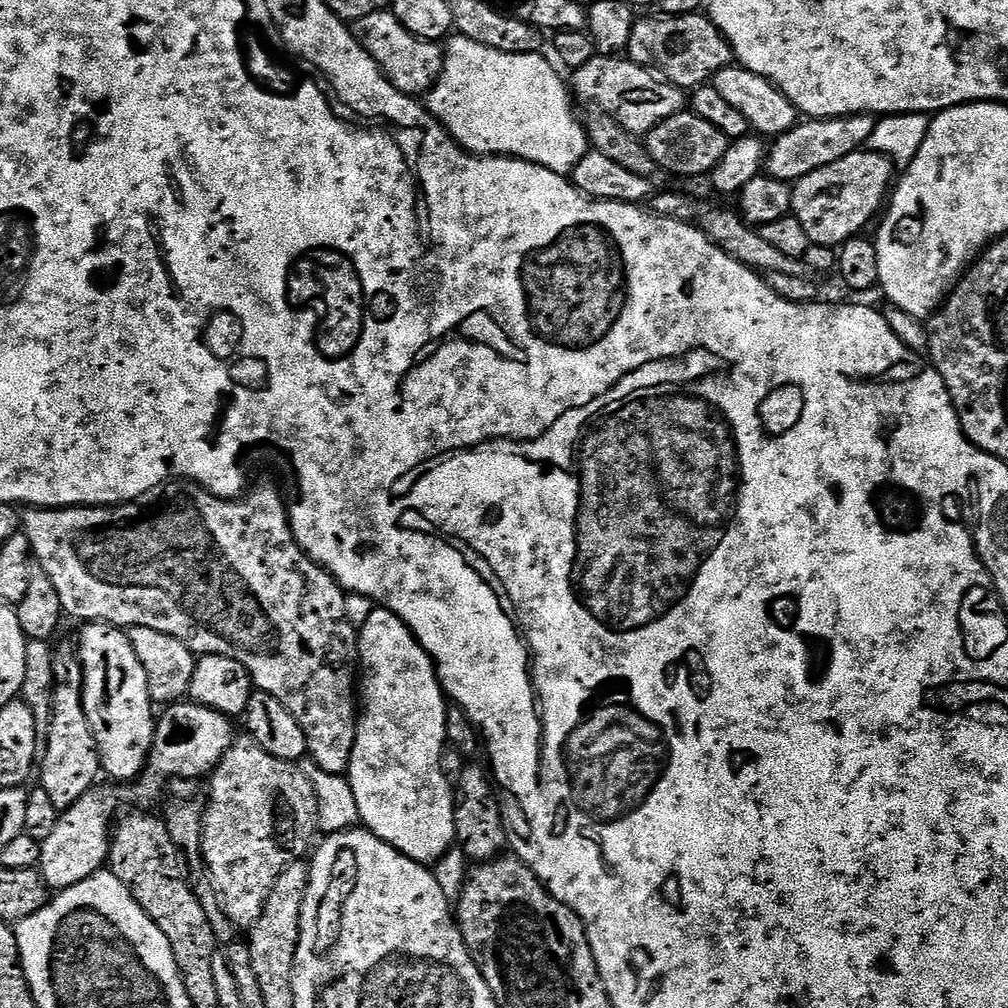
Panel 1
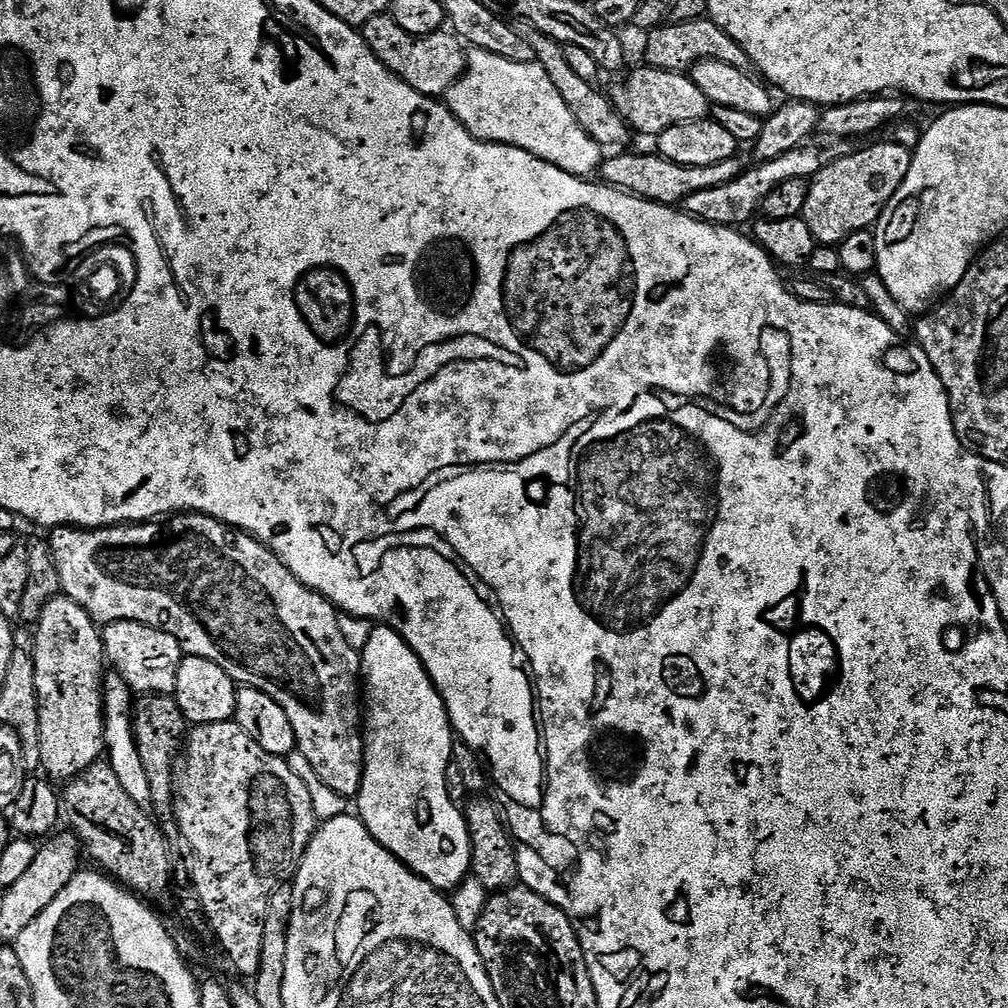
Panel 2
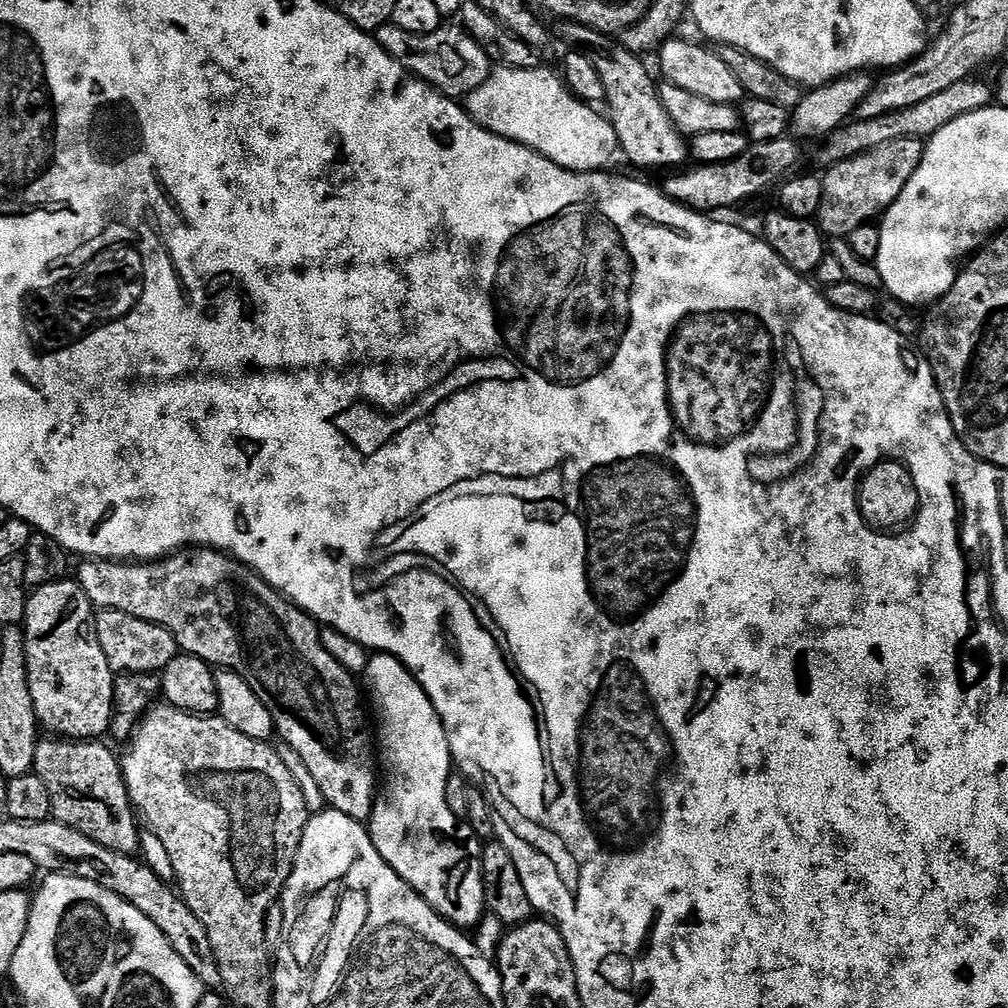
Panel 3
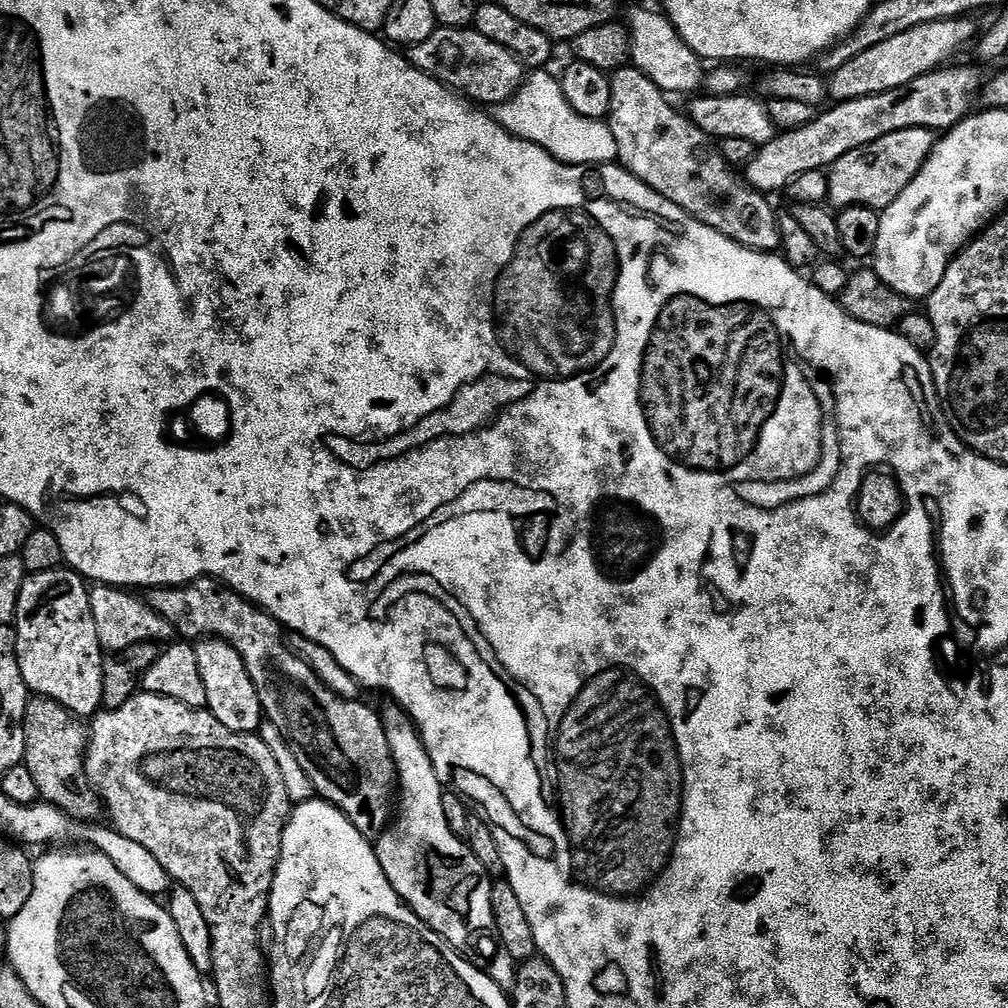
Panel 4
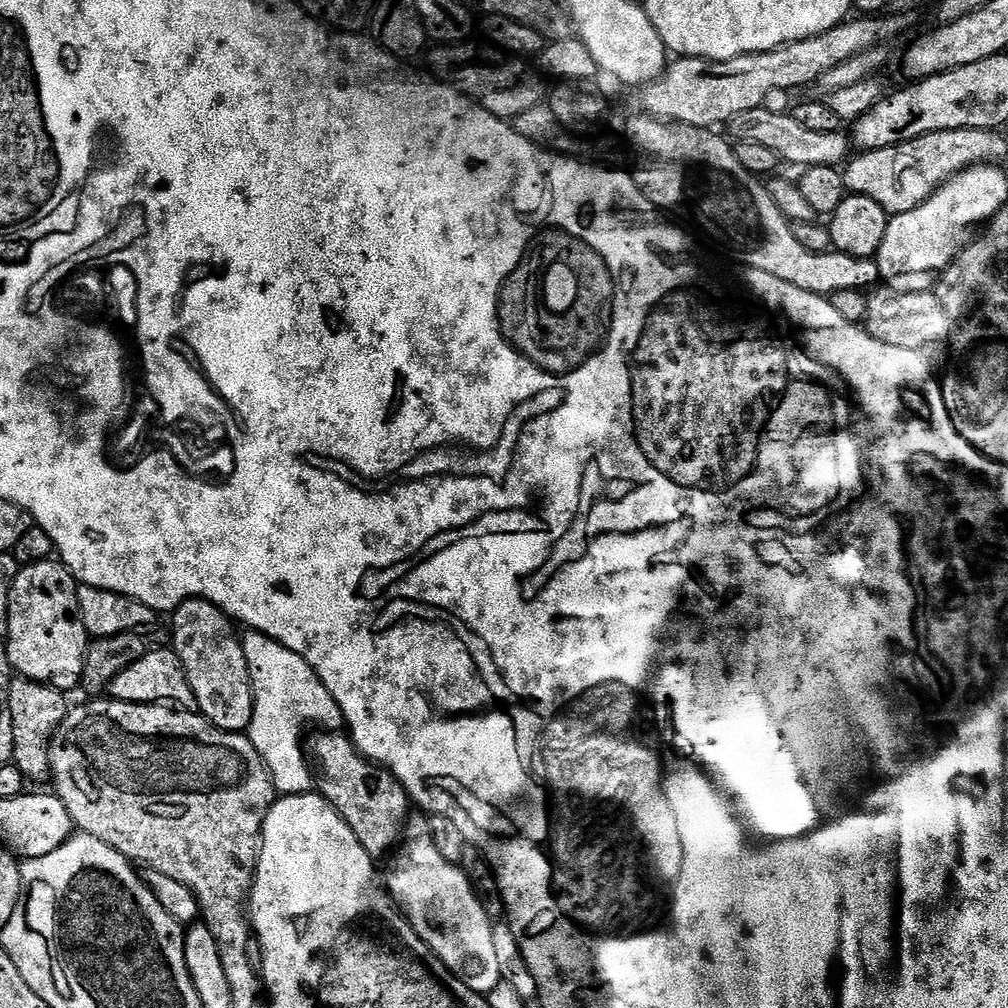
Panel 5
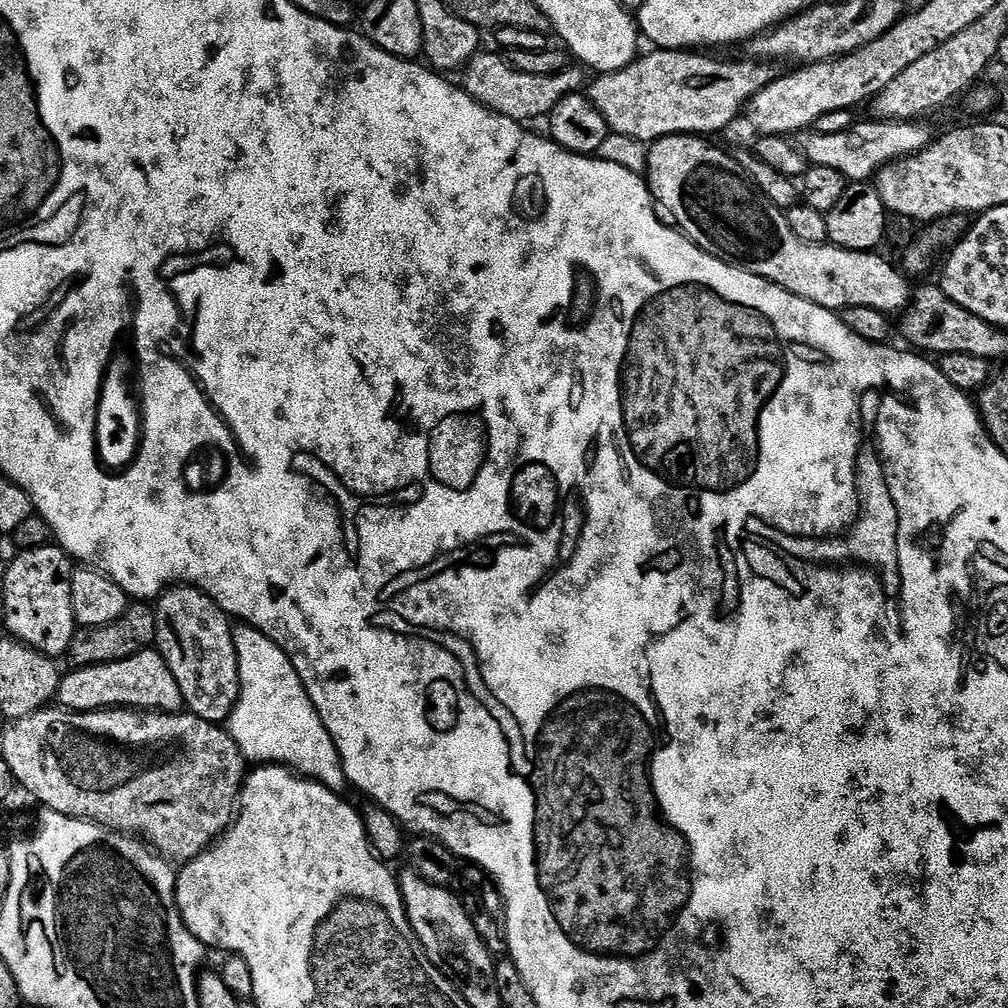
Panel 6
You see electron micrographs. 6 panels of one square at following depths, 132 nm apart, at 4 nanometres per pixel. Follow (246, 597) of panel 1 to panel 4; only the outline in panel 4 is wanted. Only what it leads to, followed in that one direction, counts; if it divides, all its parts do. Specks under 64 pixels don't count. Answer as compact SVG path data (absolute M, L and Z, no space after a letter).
M205 578L193 584L182 584L179 588L153 588L147 593L147 602L155 612L170 622L173 633L188 642L199 642L205 638L224 640L242 658L254 690L258 690L258 702L263 719L273 724L290 746L298 766L306 770L312 783L313 793L319 799L334 805L368 840L373 842L387 830L394 816L394 797L398 792L396 763L390 754L388 731L379 711L367 708L344 694L337 694L320 681L320 675L305 662L299 652L284 641L285 629L280 627L272 615L244 596L224 587L219 580Z

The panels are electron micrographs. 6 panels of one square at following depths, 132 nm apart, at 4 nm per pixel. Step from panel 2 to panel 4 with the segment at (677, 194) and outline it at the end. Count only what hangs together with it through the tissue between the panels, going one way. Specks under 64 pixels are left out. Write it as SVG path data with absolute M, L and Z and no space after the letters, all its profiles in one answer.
M945 66L936 69L935 72L927 72L922 78L918 78L914 82L910 82L906 86L902 86L898 90L886 90L882 94L874 94L873 96L867 96L866 98L854 98L853 100L842 100L833 103L832 109L829 112L821 111L814 122L810 122L810 126L802 126L798 130L793 132L783 132L778 134L775 139L770 142L766 142L757 151L756 157L747 164L743 169L742 175L748 184L754 190L765 194L773 194L772 192L783 193L790 186L790 182L795 182L799 176L802 174L810 174L810 170L818 170L823 172L825 170L831 169L834 162L838 162L838 158L842 158L842 154L850 154L850 150L858 150L862 146L870 146L870 142L878 142L878 138L886 138L886 134L894 134L898 130L910 130L911 128L931 128L933 130L947 130L953 128L956 124L960 124L965 120L966 117L973 115L974 109L978 104L978 97L982 92L982 84L980 88L980 72L976 68L952 68L956 66Z

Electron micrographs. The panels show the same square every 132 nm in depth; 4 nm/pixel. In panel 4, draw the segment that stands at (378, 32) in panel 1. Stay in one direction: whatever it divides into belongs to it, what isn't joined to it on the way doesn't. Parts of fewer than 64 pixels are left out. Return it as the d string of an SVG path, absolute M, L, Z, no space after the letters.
M472 26L466 28L437 27L436 32L430 34L430 38L426 38L426 42L411 45L407 49L406 55L408 61L418 70L422 70L428 76L433 76L453 92L480 106L488 106L484 104L495 106L506 102L520 89L520 85L526 79L524 65L518 62L518 58L514 58L514 54L510 54L510 50L506 50L506 46L498 46L498 42L490 42L490 38L478 34L475 27Z

